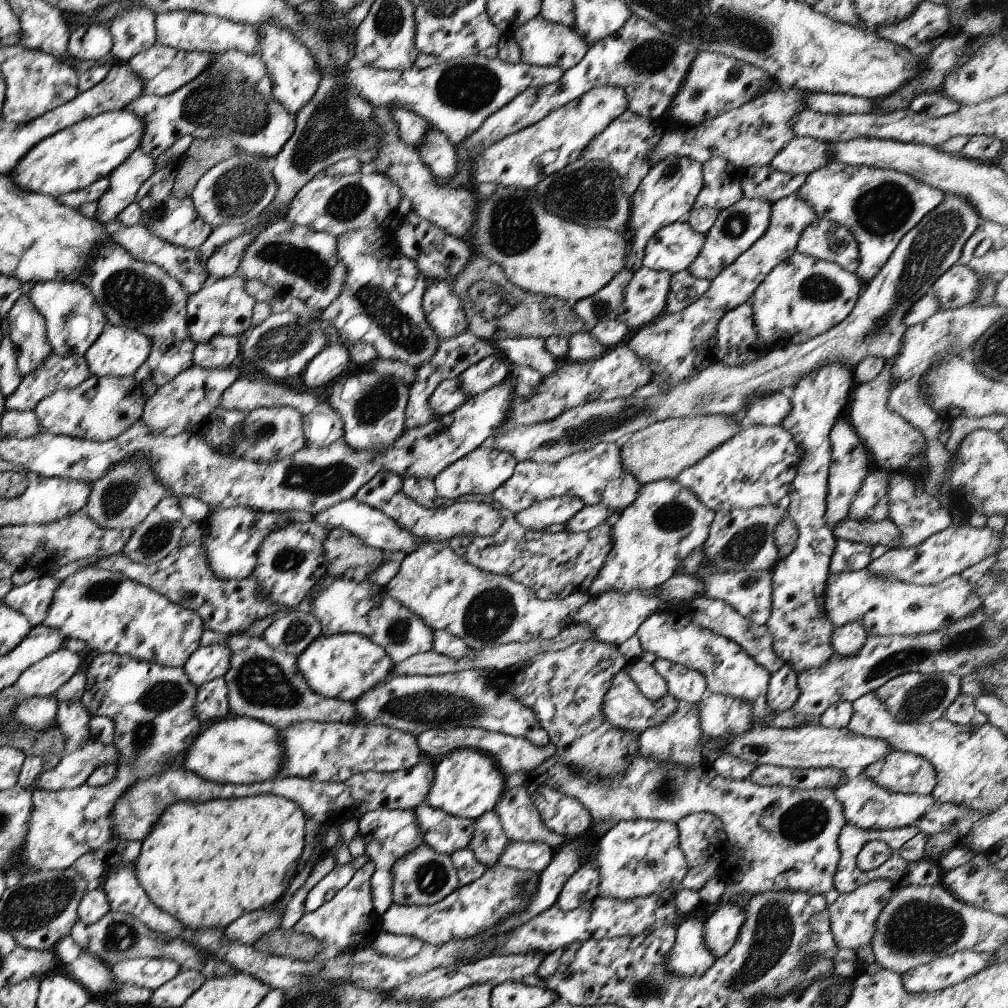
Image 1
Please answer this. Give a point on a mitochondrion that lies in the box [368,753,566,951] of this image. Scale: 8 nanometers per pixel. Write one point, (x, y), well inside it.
(429, 877)

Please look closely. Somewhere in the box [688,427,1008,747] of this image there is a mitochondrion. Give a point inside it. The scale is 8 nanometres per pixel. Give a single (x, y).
(975, 637)

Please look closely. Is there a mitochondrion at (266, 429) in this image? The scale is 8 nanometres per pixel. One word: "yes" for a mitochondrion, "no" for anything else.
yes

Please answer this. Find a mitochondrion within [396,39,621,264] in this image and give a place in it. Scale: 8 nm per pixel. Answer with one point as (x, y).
(467, 87)

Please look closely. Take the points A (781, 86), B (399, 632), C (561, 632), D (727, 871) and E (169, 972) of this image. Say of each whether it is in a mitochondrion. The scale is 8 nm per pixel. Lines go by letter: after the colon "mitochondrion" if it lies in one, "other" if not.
A: other
B: mitochondrion
C: other
D: other
E: other

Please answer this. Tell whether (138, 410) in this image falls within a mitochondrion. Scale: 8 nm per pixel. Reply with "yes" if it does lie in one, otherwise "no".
no

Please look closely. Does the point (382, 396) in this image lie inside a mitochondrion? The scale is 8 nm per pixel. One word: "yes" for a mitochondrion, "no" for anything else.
yes

